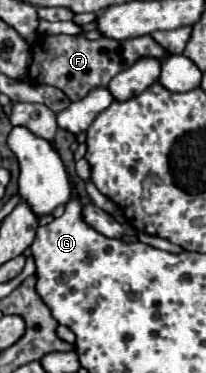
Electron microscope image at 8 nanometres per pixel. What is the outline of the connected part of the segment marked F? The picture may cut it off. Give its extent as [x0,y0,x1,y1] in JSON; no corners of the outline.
[29,34,167,102]

